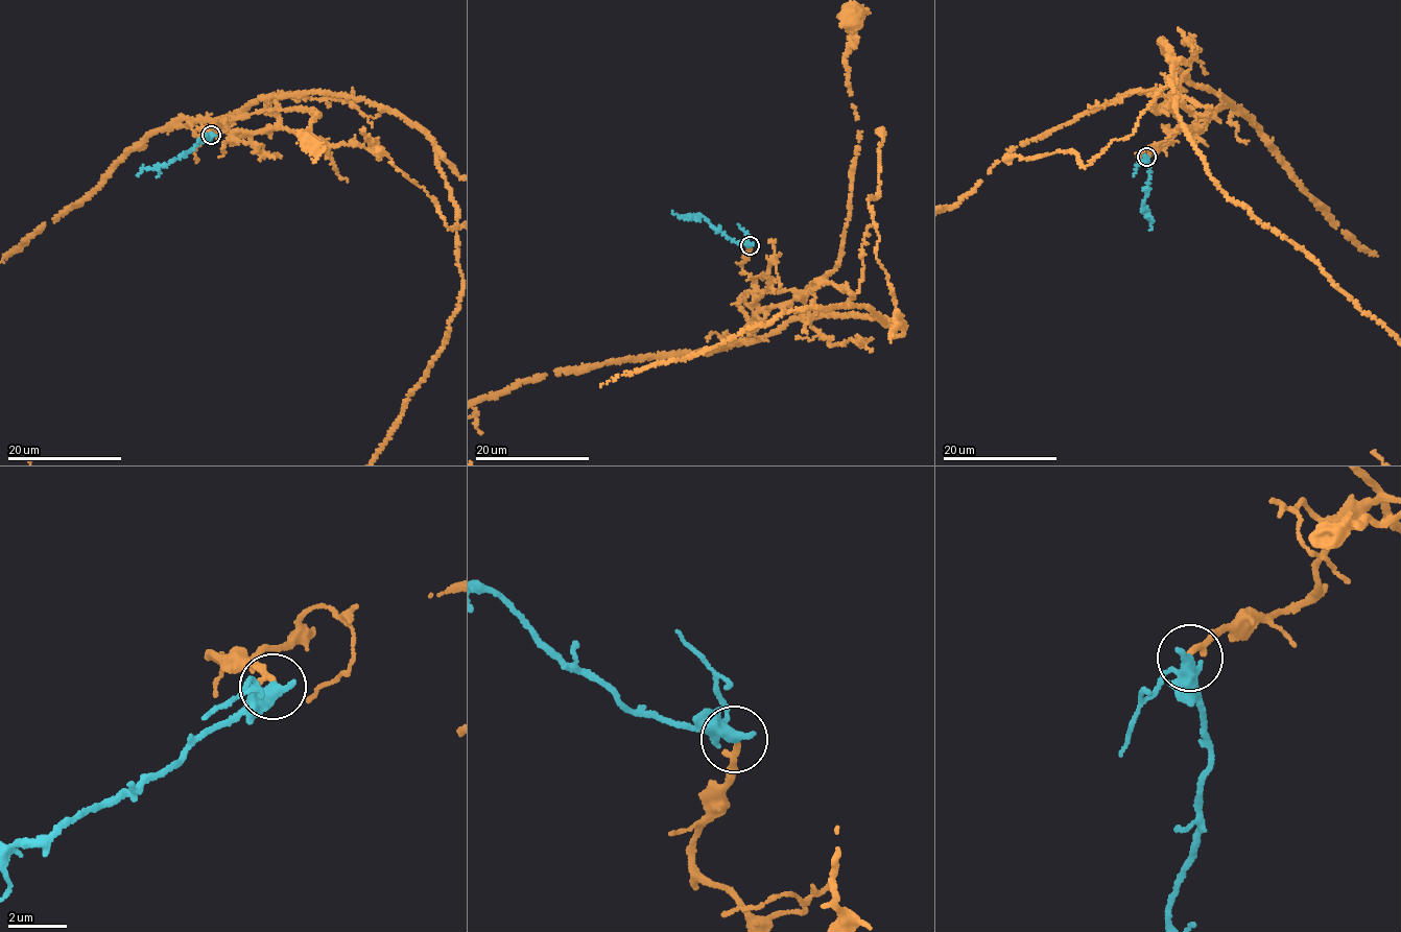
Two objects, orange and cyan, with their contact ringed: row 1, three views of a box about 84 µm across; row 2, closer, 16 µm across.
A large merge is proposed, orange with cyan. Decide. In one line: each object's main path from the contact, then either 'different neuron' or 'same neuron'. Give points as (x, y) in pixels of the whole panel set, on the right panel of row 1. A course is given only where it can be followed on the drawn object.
orange runs (1146, 156), (1167, 146), (1181, 123), (1163, 94), (1132, 90), (1012, 148); cyan runs (1146, 157), (1150, 172), (1142, 208), (1150, 219), (1149, 230); same neuron

